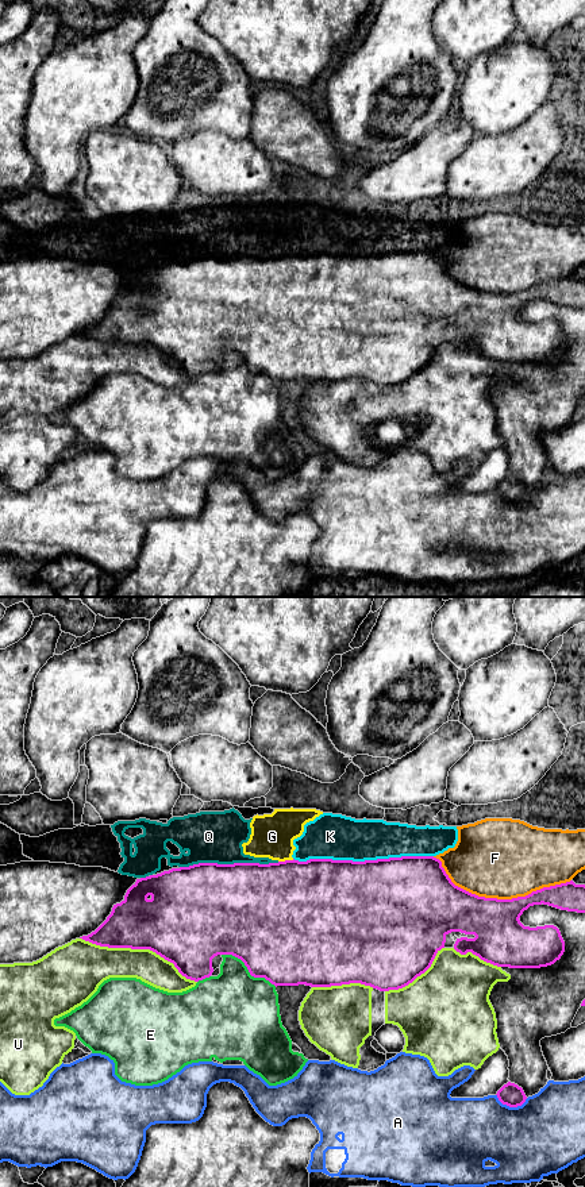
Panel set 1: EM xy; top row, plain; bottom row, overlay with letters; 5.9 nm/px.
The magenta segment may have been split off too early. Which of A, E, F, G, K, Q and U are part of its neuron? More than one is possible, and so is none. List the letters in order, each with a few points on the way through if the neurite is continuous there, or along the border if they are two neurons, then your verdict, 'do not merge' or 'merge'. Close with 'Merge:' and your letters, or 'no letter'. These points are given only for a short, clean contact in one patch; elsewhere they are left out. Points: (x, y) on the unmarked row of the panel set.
A: do not merge
E: do not merge
F: do not merge
G: border xy (293, 254), (278, 257); do not merge
K: do not merge
Q: do not merge
U: do not merge
Merge: no letter

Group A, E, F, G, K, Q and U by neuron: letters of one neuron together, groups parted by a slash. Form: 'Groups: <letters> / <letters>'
Groups: A / E / F / G K Q / U

